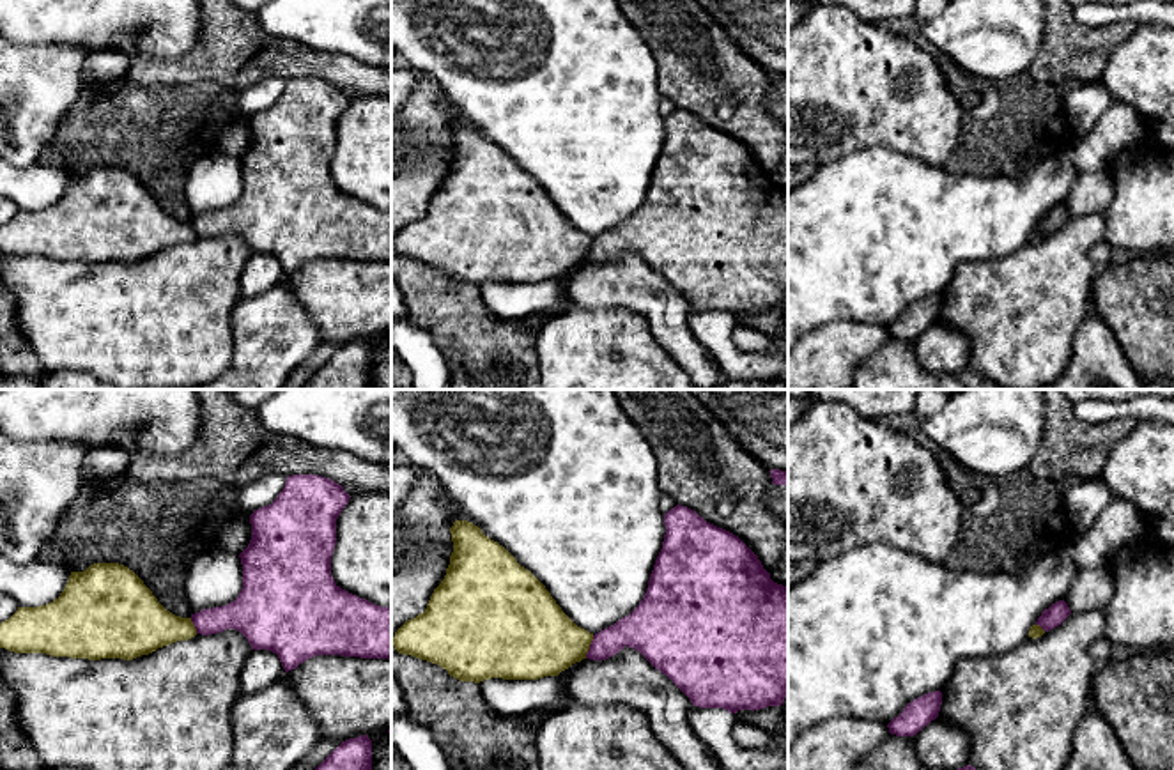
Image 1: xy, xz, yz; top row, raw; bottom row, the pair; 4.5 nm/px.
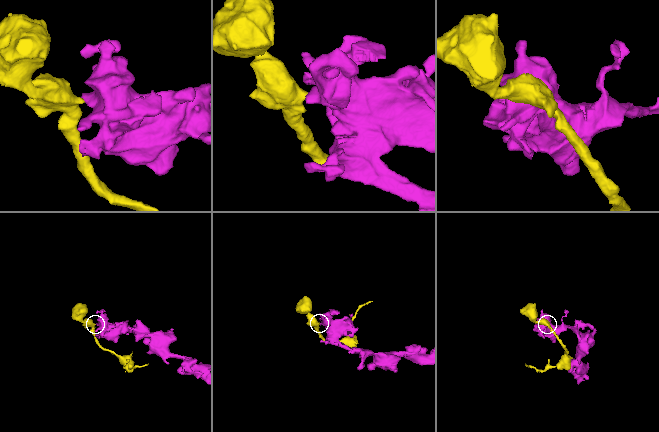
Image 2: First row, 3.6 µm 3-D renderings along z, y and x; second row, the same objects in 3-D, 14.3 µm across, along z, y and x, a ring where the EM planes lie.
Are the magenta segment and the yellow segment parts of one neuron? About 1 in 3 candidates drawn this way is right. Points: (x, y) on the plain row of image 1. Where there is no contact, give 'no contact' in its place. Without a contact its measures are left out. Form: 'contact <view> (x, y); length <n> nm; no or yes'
contact xz (590, 250); length 110 nm; no

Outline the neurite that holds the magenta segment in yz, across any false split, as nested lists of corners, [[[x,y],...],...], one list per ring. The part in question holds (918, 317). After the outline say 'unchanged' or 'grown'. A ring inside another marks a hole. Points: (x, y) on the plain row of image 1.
[[[928,296],[912,306],[908,306],[903,315],[894,320],[887,331],[891,338],[896,340],[914,340],[917,338],[924,329],[928,329],[931,324],[938,320],[942,308],[942,296]]]; unchanged

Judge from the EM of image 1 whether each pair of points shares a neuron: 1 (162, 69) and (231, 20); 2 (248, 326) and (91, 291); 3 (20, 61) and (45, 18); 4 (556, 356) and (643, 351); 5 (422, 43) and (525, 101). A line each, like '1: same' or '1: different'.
1: same
2: different
3: different
4: same
5: same

